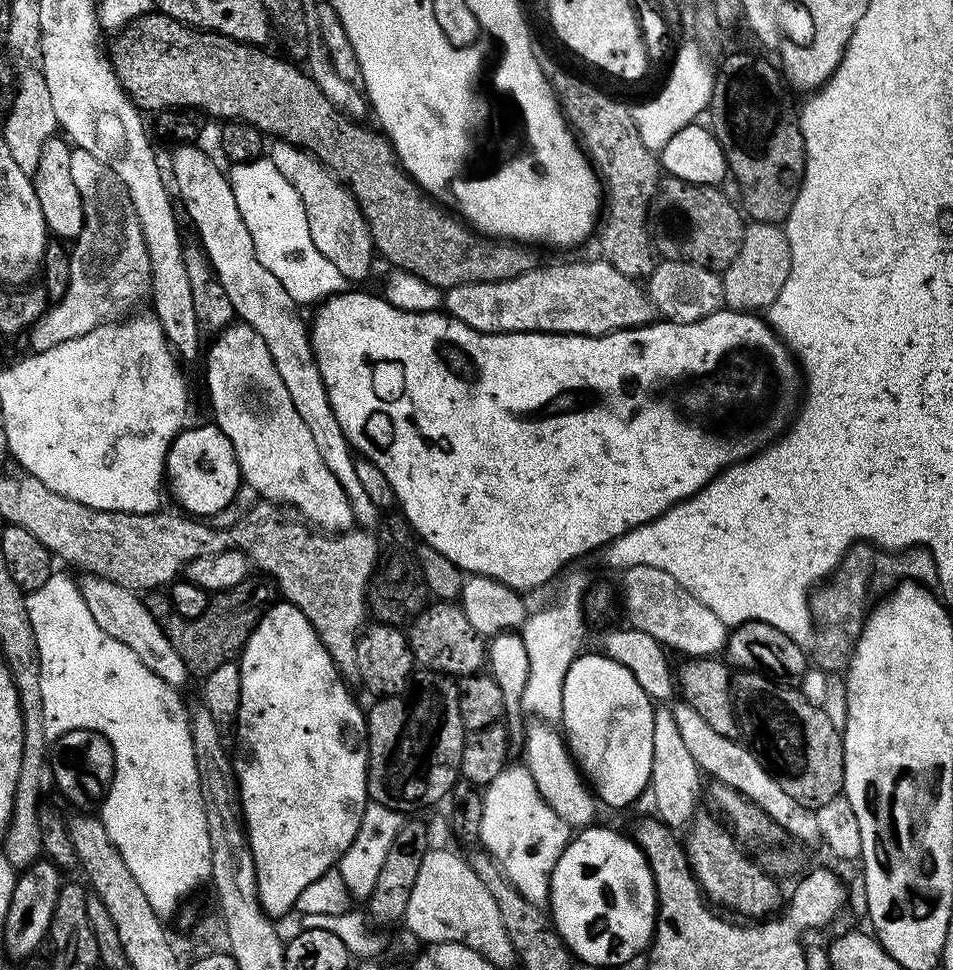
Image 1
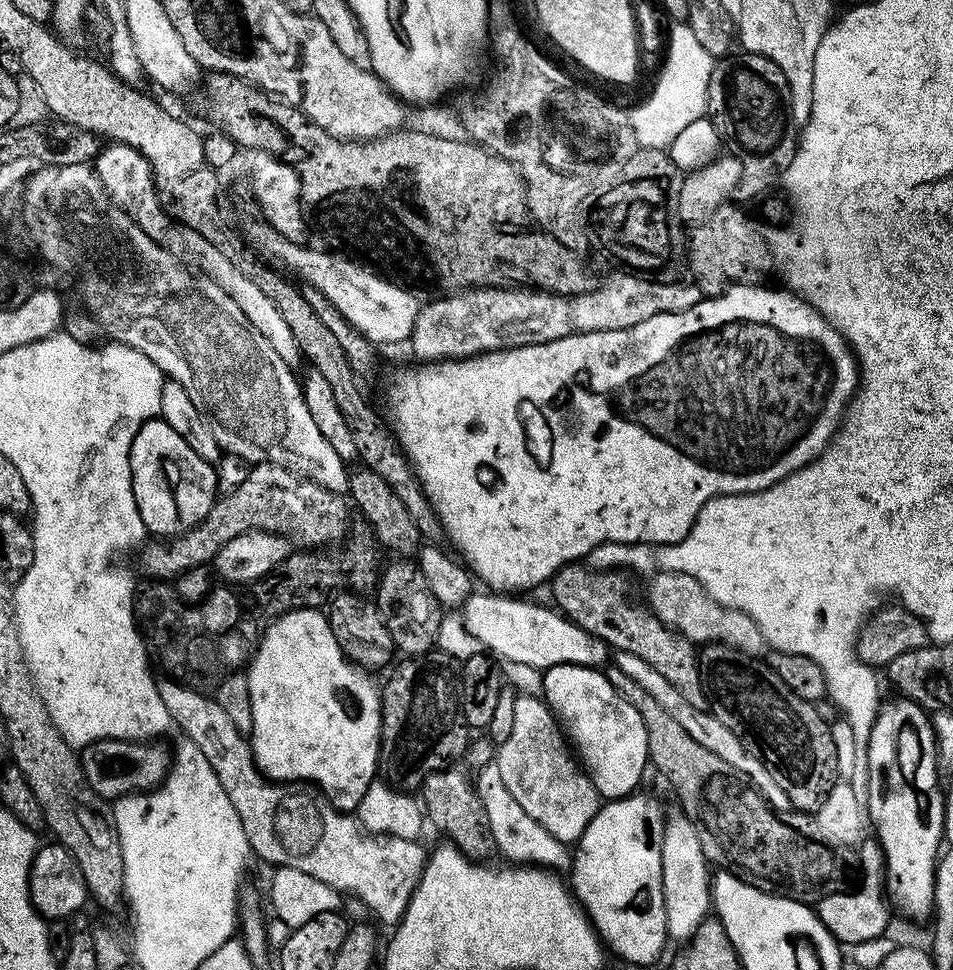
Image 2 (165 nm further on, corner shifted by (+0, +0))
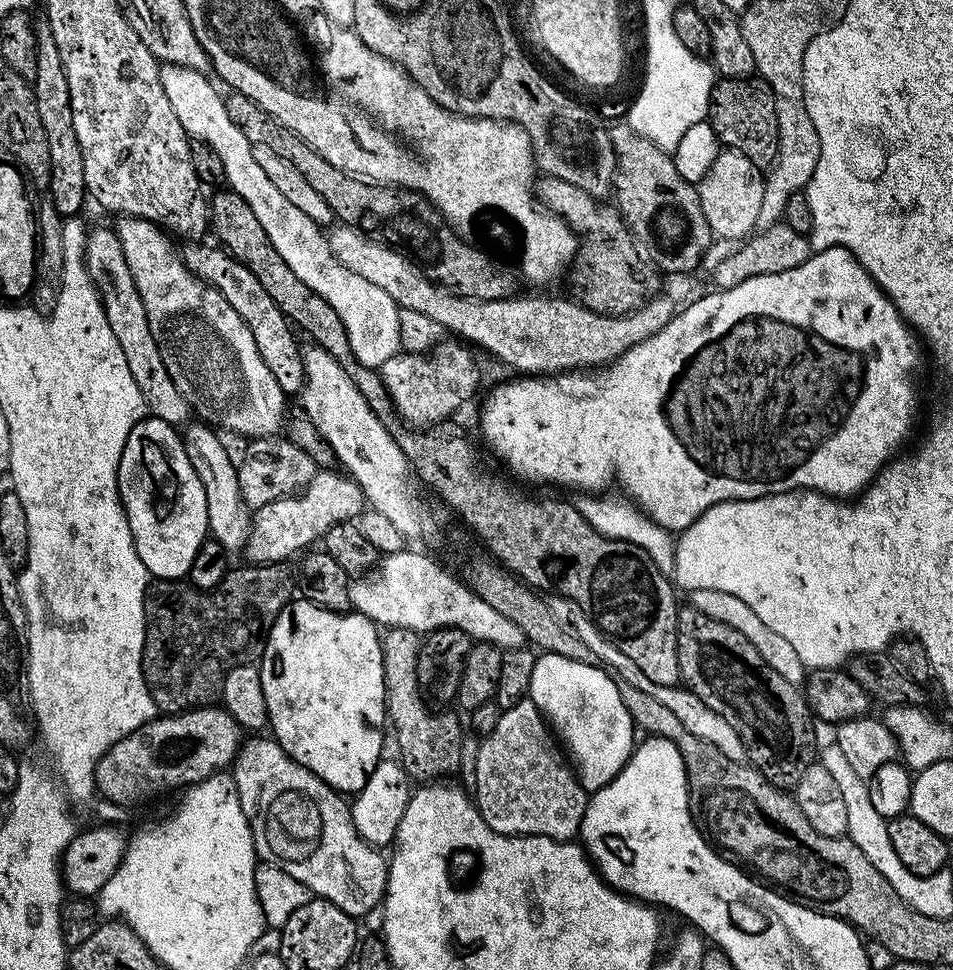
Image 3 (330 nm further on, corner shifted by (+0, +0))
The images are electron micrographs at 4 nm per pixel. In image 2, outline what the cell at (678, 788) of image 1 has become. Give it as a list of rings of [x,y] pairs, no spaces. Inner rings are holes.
[[[669,807],[664,818],[664,833],[660,843],[660,889],[666,910],[669,941],[687,941],[692,931],[709,915],[712,908],[712,893],[708,871],[710,865],[704,859],[698,834],[690,818],[686,818],[680,807]]]

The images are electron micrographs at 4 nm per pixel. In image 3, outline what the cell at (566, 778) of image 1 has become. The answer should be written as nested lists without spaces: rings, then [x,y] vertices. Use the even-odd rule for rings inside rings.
[[[525,698],[513,708],[503,709],[498,726],[494,726],[491,734],[481,739],[478,750],[474,803],[486,823],[503,836],[545,836],[551,840],[572,840],[580,831],[588,797],[589,793],[581,786],[561,745],[554,739],[542,713],[536,709],[536,703]]]

